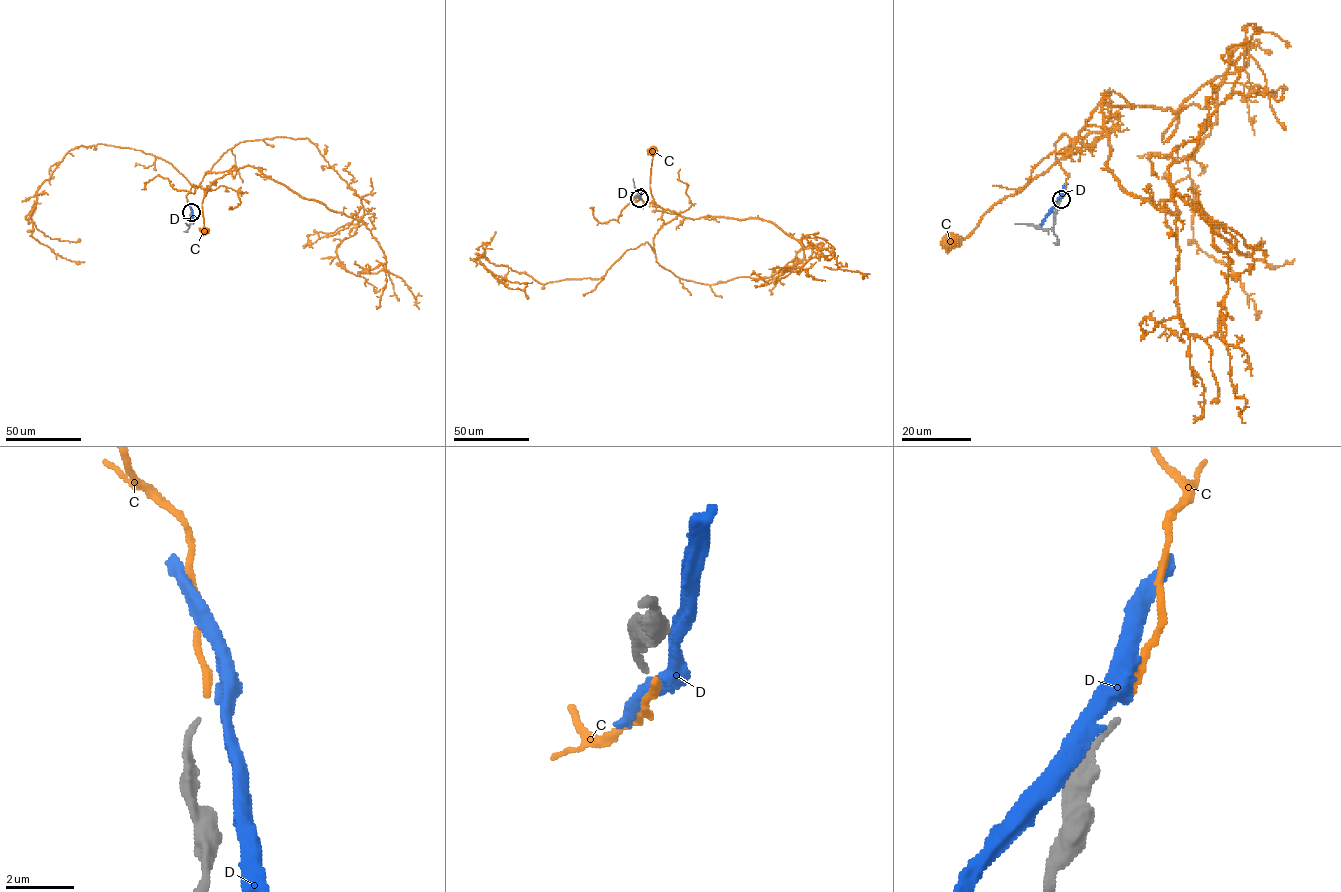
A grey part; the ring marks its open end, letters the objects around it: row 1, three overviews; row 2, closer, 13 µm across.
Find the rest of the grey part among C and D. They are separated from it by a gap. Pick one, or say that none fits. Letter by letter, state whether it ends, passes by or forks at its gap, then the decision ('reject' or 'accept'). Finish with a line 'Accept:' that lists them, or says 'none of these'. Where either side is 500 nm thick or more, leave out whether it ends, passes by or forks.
C: it ends; accept
D: it passes by; reject
Accept: C

